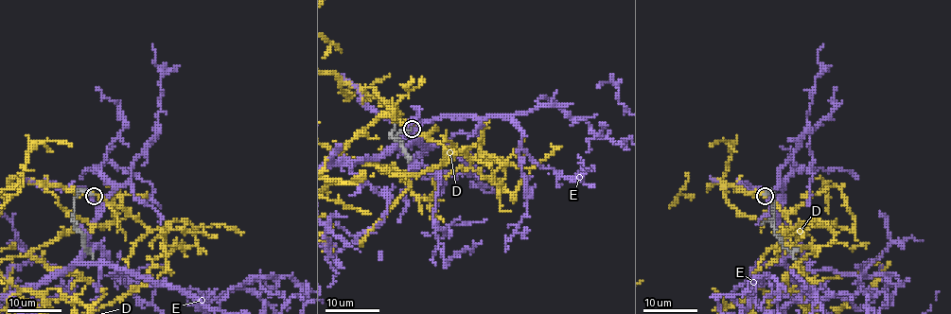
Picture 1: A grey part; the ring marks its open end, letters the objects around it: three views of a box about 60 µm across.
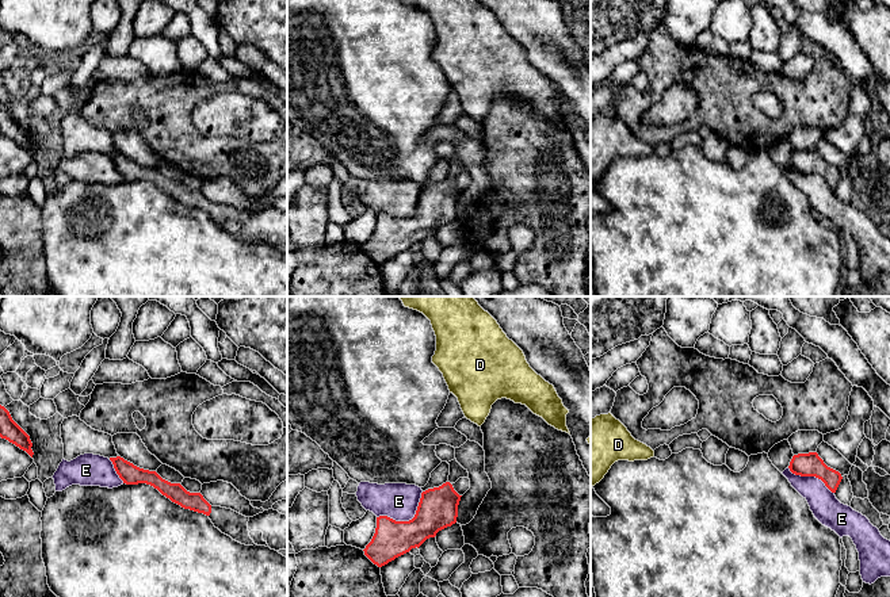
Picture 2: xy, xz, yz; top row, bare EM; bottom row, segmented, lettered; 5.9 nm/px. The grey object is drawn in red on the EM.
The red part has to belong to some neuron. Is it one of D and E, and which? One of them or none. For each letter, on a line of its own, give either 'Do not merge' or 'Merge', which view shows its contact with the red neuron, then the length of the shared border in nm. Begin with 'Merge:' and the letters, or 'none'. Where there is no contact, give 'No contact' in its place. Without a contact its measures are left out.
Merge: none
D: Do not merge. No contact
E: Do not merge. Touches red in xz. Shared border 320 nm

